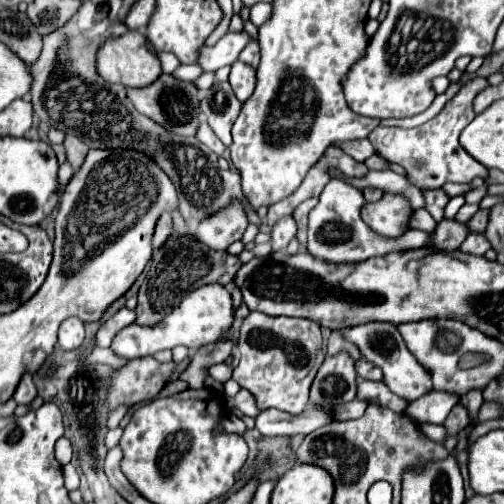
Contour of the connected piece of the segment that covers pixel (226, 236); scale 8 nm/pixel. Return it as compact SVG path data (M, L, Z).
M232 204L232 208L226 208L224 212L218 212L208 220L202 220L194 234L194 240L212 250L222 252L232 242L242 238L246 226L248 226L248 220L246 220L244 208L240 204Z

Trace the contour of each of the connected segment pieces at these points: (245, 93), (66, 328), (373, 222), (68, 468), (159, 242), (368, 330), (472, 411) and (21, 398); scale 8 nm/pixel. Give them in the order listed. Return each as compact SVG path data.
M236 60L230 70L230 86L240 102L248 100L256 86L256 70L250 64Z
M76 316L66 318L60 324L60 332L58 332L58 346L62 350L78 350L84 342L84 322Z
M384 194L378 202L368 202L362 210L364 222L374 230L382 232L388 238L396 238L404 234L406 222L412 214L410 204L400 194Z
M66 464L64 466L64 484L66 484L66 490L68 492L72 492L72 490L76 490L80 486L78 472L76 472L76 468L72 464Z
M164 214L164 216L160 216L160 220L156 224L156 232L154 232L154 240L152 240L154 250L162 248L164 242L170 238L170 234L172 234L172 216Z
M366 322L366 324L356 324L356 326L346 326L336 330L344 340L352 342L354 346L358 346L358 350L362 352L362 358L380 366L384 372L384 384L400 398L404 398L406 402L414 402L420 396L424 396L430 390L430 376L428 372L416 362L416 358L408 352L406 342L402 340L398 326L392 322Z
M472 390L461 398L461 403L466 407L471 419L470 425L475 426L478 411L483 403L483 395L481 390Z
M26 372L26 374L20 378L18 386L16 386L14 400L16 400L18 404L30 404L34 398L36 398L36 386L34 386L34 382L32 382L32 374Z

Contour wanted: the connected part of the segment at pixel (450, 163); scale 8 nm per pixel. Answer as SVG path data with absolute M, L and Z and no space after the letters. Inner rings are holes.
M476 76L468 84L464 84L462 90L450 102L446 102L444 110L436 118L432 118L430 122L426 122L422 126L416 126L416 128L410 128L410 130L408 128L384 128L384 126L378 126L368 136L368 140L374 144L374 148L384 158L404 166L406 172L408 172L408 180L418 188L440 188L446 182L464 184L464 182L470 182L476 176L486 180L488 170L478 160L474 160L458 142L460 132L476 116L474 110L472 110L472 100L486 86L488 86L486 78Z

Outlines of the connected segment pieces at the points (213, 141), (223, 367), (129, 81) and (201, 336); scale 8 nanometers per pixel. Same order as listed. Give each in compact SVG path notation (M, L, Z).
M202 120L202 124L200 124L200 130L198 130L196 138L198 138L202 144L206 144L210 150L214 150L216 154L224 154L224 150L226 150L226 146L218 140L218 136L212 132L212 128L208 128L208 124L204 124L204 120Z
M218 364L218 366L212 366L210 368L210 376L216 380L216 382L220 382L220 384L224 384L226 380L230 380L232 378L232 368L228 366L228 364Z
M128 30L124 36L106 40L100 46L98 72L100 76L104 76L104 80L112 84L122 84L126 88L144 88L150 86L156 80L156 76L162 74L162 66L158 56L148 48L148 38L142 32Z
M208 284L202 286L194 292L190 292L178 308L174 308L160 324L156 326L138 326L138 324L130 324L126 328L122 328L114 340L110 350L120 356L120 358L140 358L140 356L150 356L158 350L164 348L174 348L174 346L186 346L190 350L196 350L204 344L210 342L218 342L226 336L226 332L230 330L234 322L234 306L232 306L232 296L230 292L220 286L220 284Z

